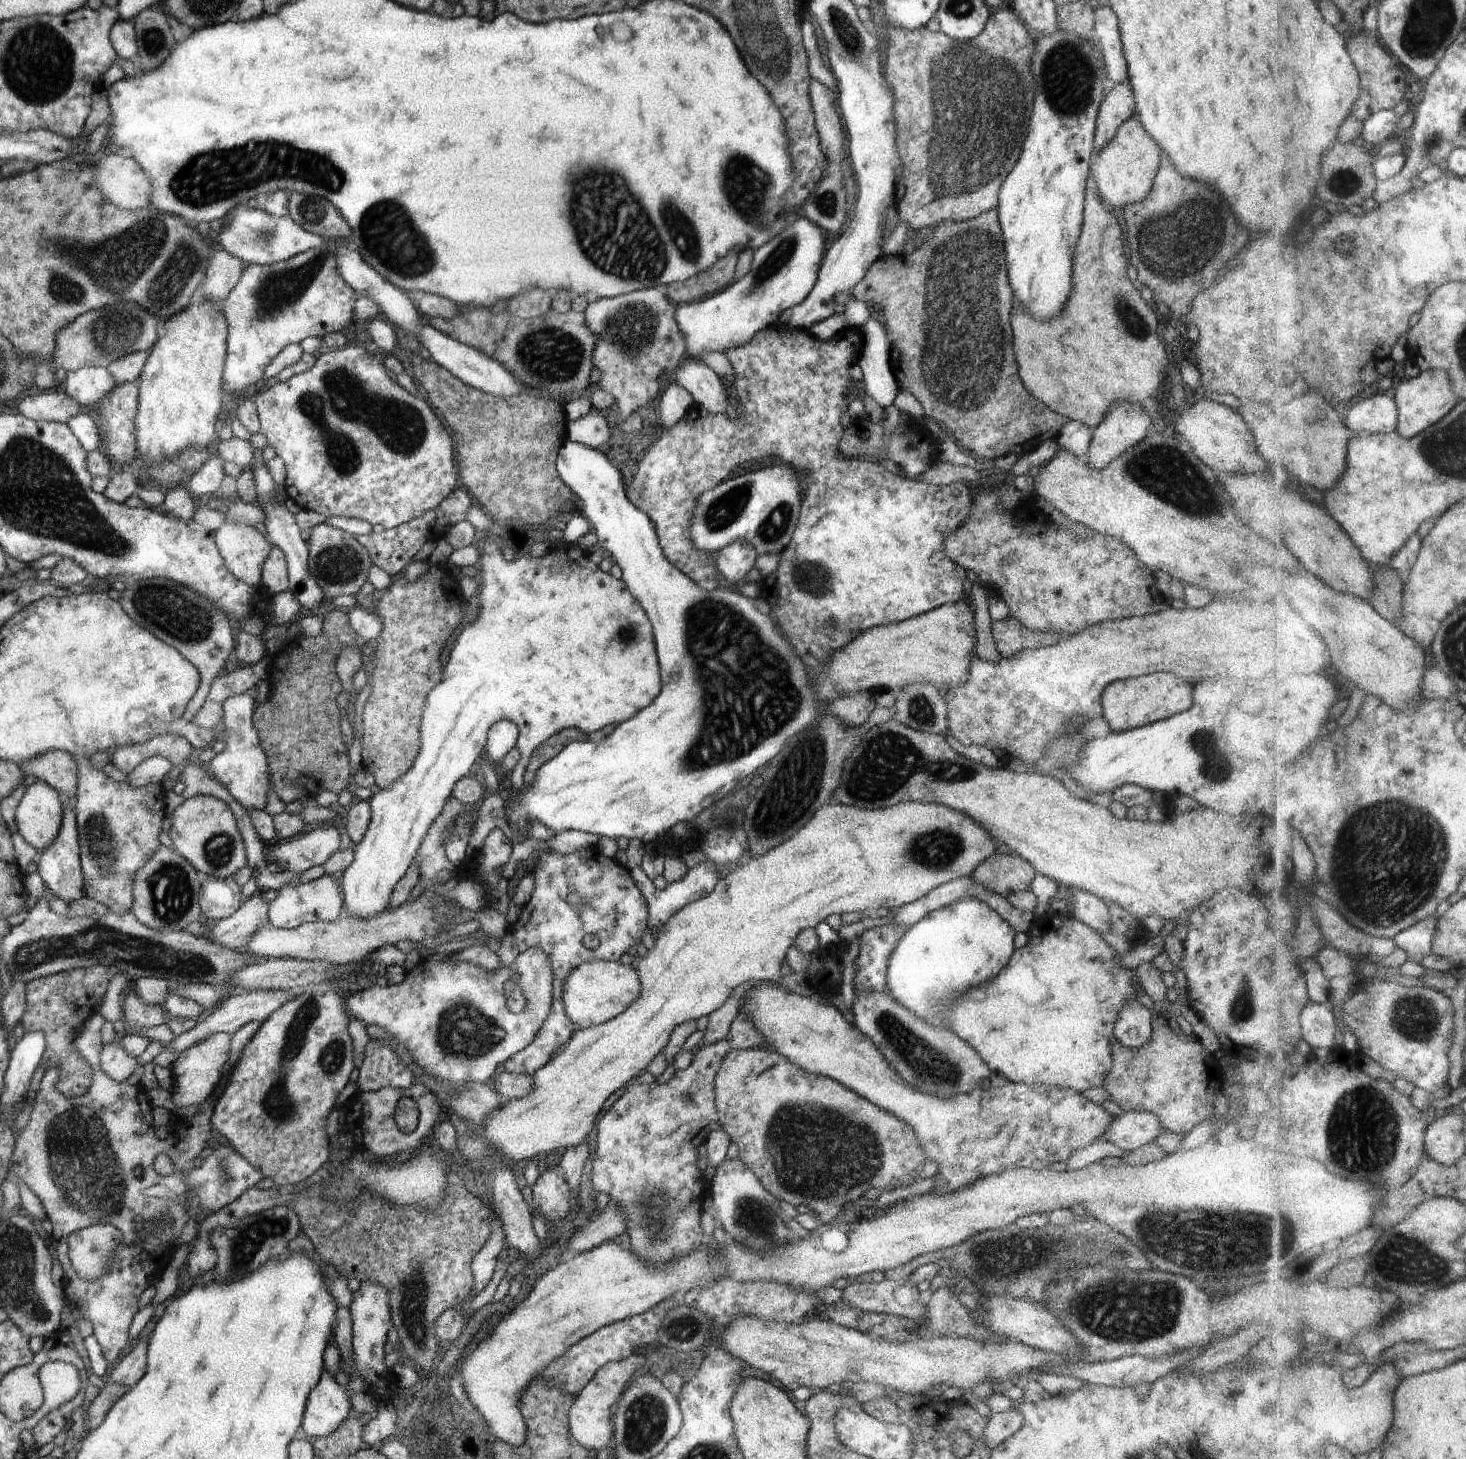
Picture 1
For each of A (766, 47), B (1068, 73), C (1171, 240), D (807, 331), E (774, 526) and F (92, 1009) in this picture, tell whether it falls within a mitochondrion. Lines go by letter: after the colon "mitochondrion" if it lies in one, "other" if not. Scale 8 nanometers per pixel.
A: mitochondrion
B: mitochondrion
C: mitochondrion
D: other
E: mitochondrion
F: other

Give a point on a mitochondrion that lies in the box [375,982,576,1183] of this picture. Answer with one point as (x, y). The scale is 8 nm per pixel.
(463, 1031)

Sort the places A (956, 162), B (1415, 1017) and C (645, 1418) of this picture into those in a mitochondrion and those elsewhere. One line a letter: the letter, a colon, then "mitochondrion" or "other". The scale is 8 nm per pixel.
A: mitochondrion
B: mitochondrion
C: mitochondrion

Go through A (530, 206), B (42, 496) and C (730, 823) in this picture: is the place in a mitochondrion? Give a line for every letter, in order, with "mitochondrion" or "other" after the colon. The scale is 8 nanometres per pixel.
A: other
B: mitochondrion
C: mitochondrion

